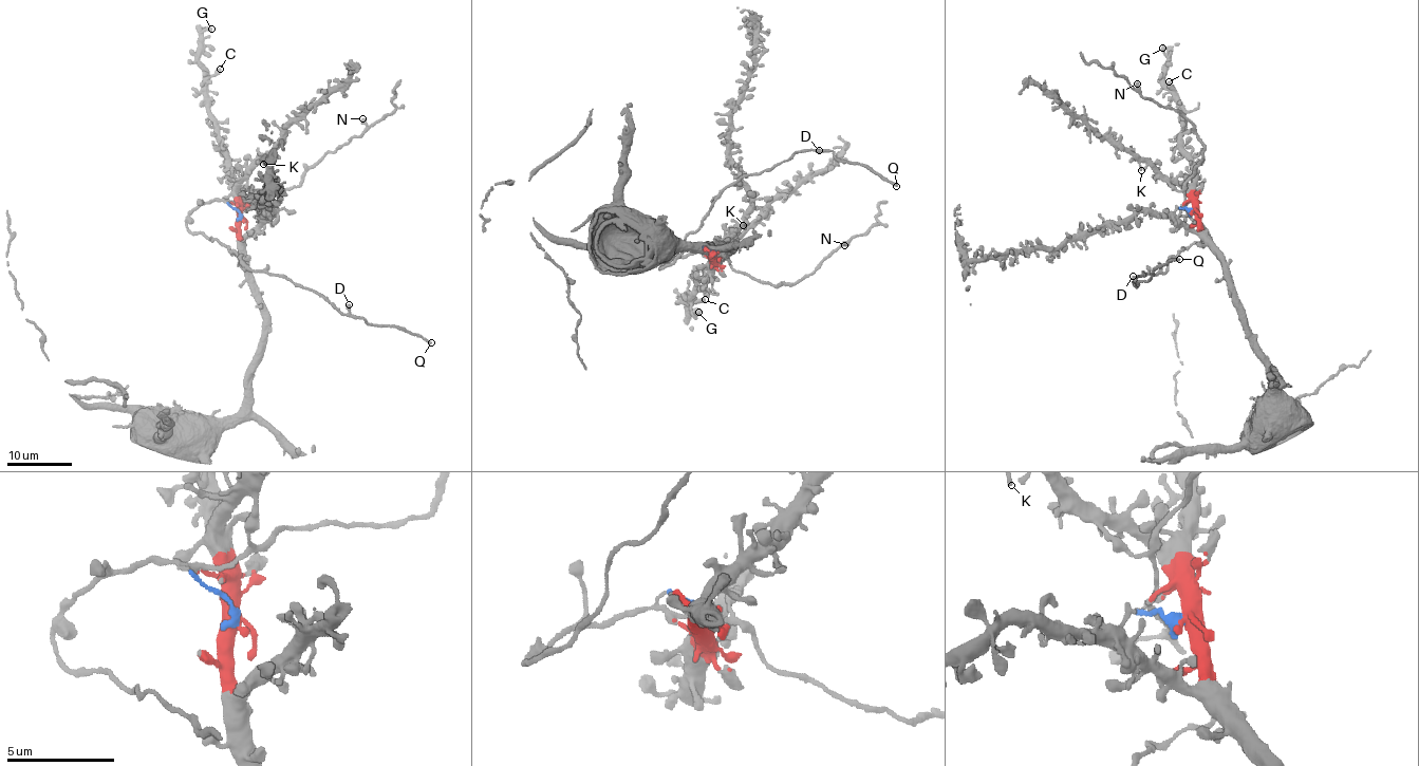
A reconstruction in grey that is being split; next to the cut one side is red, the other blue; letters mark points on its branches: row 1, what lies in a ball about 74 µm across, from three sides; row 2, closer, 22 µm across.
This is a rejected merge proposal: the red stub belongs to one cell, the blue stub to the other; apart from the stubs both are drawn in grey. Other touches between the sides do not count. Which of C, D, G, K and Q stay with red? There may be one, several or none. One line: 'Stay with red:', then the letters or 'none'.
Stay with red: C, G, K

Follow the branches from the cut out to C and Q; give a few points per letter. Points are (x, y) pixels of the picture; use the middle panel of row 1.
C: (715, 256), (716, 265), (710, 279), (699, 281), (691, 300), (691, 303), (705, 299)
Q: (715, 256), (703, 247), (659, 267), (678, 258), (722, 189), (800, 151), (833, 151), (896, 186)

